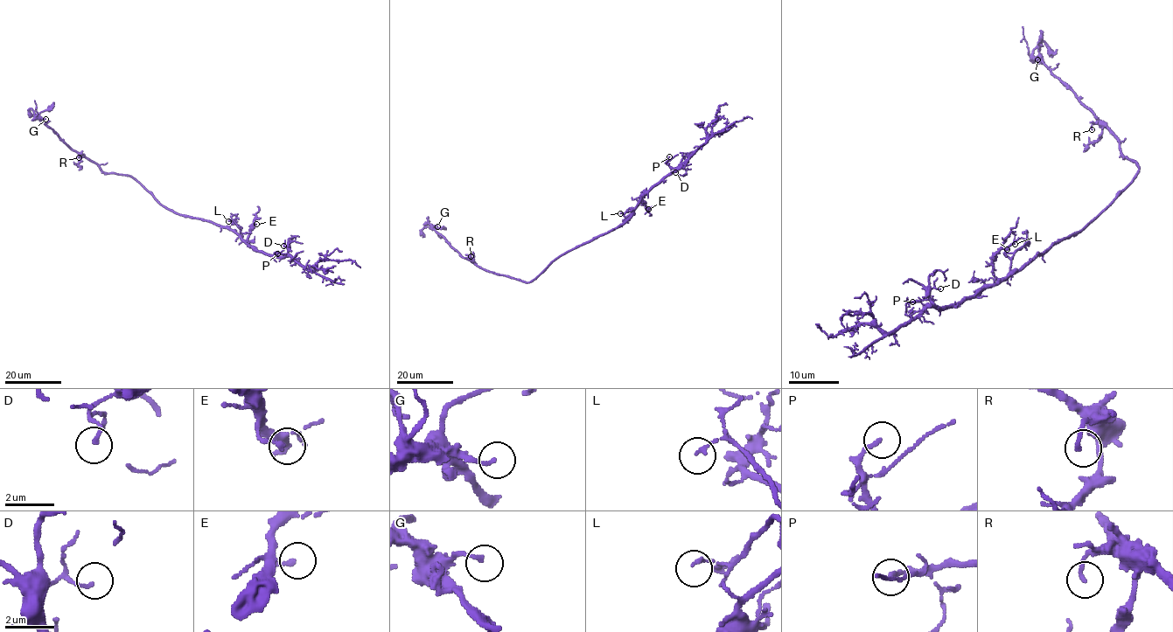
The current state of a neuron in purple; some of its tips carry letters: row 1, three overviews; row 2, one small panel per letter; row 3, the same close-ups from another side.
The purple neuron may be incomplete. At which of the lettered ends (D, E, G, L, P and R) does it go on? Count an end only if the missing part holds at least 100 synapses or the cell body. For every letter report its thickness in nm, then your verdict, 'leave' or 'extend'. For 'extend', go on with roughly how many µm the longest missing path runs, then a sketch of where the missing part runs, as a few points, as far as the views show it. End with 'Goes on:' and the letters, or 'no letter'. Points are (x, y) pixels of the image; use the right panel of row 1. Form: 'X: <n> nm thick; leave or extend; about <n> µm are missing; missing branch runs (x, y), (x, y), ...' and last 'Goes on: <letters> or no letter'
D: 120 nm thick; leave
E: 180 nm thick; leave
G: 130 nm thick; leave
L: 130 nm thick; leave
P: 180 nm thick; leave
R: 160 nm thick; leave
Goes on: no letter

